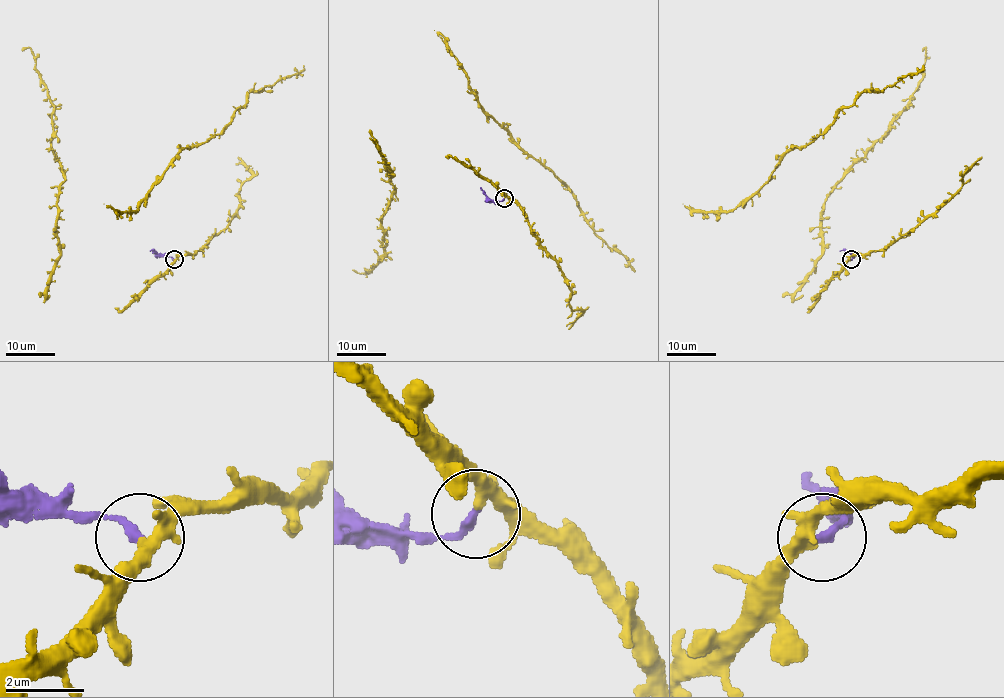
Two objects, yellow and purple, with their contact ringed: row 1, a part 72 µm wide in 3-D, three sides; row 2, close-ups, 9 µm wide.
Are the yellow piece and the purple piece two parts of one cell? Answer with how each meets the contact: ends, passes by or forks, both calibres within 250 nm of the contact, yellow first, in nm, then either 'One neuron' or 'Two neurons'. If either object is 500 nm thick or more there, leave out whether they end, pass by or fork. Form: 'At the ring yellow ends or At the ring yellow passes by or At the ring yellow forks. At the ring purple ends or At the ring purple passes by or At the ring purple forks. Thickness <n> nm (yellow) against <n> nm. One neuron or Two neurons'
At the ring yellow forks. At the ring purple ends. Thickness 260 nm (yellow) against 220 nm. Two neurons

